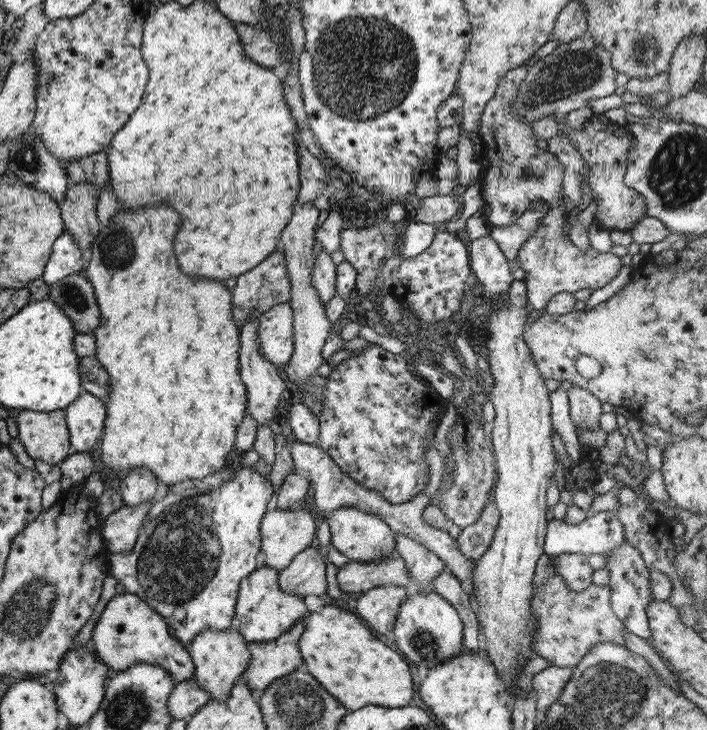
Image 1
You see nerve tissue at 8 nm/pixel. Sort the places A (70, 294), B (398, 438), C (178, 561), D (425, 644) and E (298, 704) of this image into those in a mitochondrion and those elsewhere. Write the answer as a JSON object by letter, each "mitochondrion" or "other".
{"A":"mitochondrion","B":"other","C":"mitochondrion","D":"mitochondrion","E":"mitochondrion"}

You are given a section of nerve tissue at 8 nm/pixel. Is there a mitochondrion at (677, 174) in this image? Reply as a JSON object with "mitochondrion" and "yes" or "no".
{"mitochondrion":"yes"}

